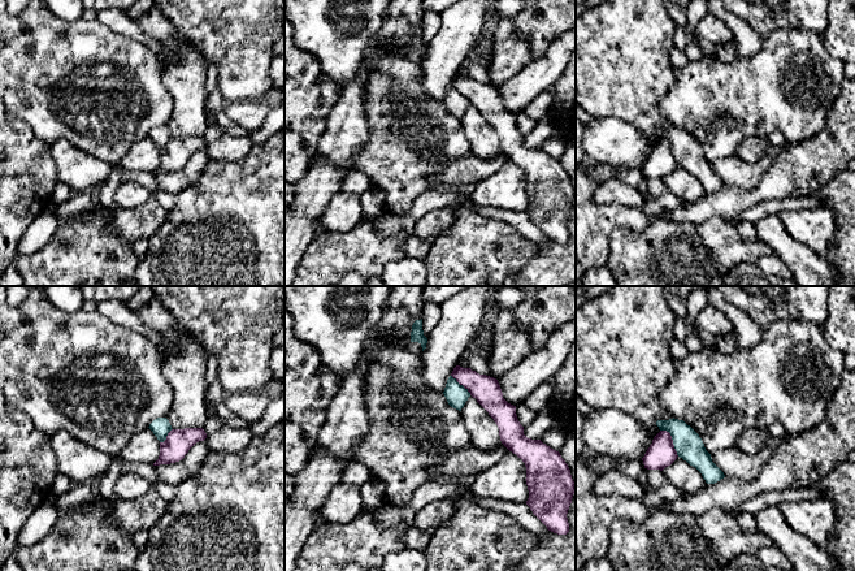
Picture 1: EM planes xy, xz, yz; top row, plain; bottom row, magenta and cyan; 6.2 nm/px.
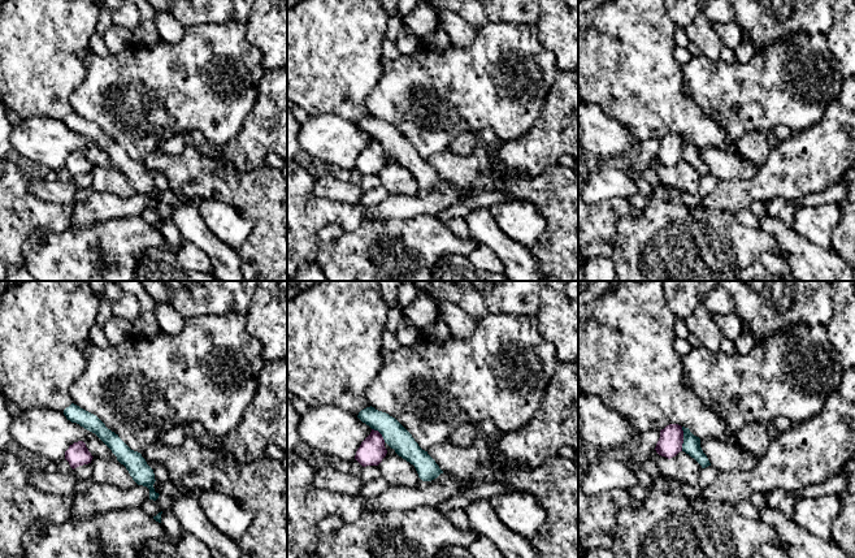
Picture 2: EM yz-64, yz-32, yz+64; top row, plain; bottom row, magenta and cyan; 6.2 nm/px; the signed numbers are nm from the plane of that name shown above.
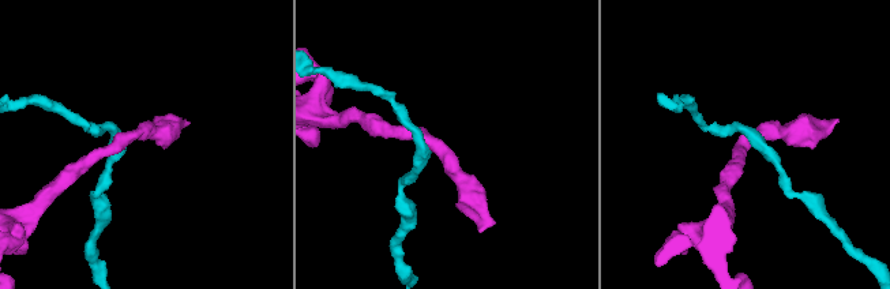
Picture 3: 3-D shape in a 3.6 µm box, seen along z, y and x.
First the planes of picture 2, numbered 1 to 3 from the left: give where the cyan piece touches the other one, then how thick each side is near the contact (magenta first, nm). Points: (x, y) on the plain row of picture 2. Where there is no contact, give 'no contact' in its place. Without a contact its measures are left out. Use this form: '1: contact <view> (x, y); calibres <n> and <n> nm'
1: no contact
2: contact yz-32 (380, 142); calibres 160 and 150 nm
3: contact yz+64 (682, 147); calibres 150 and 110 nm

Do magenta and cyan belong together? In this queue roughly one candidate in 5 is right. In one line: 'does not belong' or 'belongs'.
does not belong

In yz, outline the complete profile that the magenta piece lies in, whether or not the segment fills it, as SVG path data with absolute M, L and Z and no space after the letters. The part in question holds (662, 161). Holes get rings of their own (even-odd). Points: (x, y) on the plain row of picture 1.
M660 139L652 148L652 152L647 157L642 166L644 177L660 178L670 174L677 168L677 160L673 153L673 148L669 140Z

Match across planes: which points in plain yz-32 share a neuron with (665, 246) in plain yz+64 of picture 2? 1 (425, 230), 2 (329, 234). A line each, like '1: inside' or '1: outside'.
1: inside
2: inside

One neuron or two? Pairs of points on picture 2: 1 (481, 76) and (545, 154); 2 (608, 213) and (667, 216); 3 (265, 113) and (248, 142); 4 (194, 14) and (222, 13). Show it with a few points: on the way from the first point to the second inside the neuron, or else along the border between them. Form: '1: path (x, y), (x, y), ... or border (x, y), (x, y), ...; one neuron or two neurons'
1: border (542, 106), (539, 116), (528, 132), (499, 143); two neurons
2: border (642, 211), (624, 216), (615, 234); two neurons
3: path (264, 120), (261, 129), (255, 135); one neuron
4: path (200, 13), (216, 13); one neuron

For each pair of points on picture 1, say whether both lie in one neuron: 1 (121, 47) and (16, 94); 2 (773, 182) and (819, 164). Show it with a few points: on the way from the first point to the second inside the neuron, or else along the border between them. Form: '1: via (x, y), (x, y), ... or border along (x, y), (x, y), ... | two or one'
1: via (95, 72), (42, 76) | one
2: via (785, 178), (807, 165) | one

